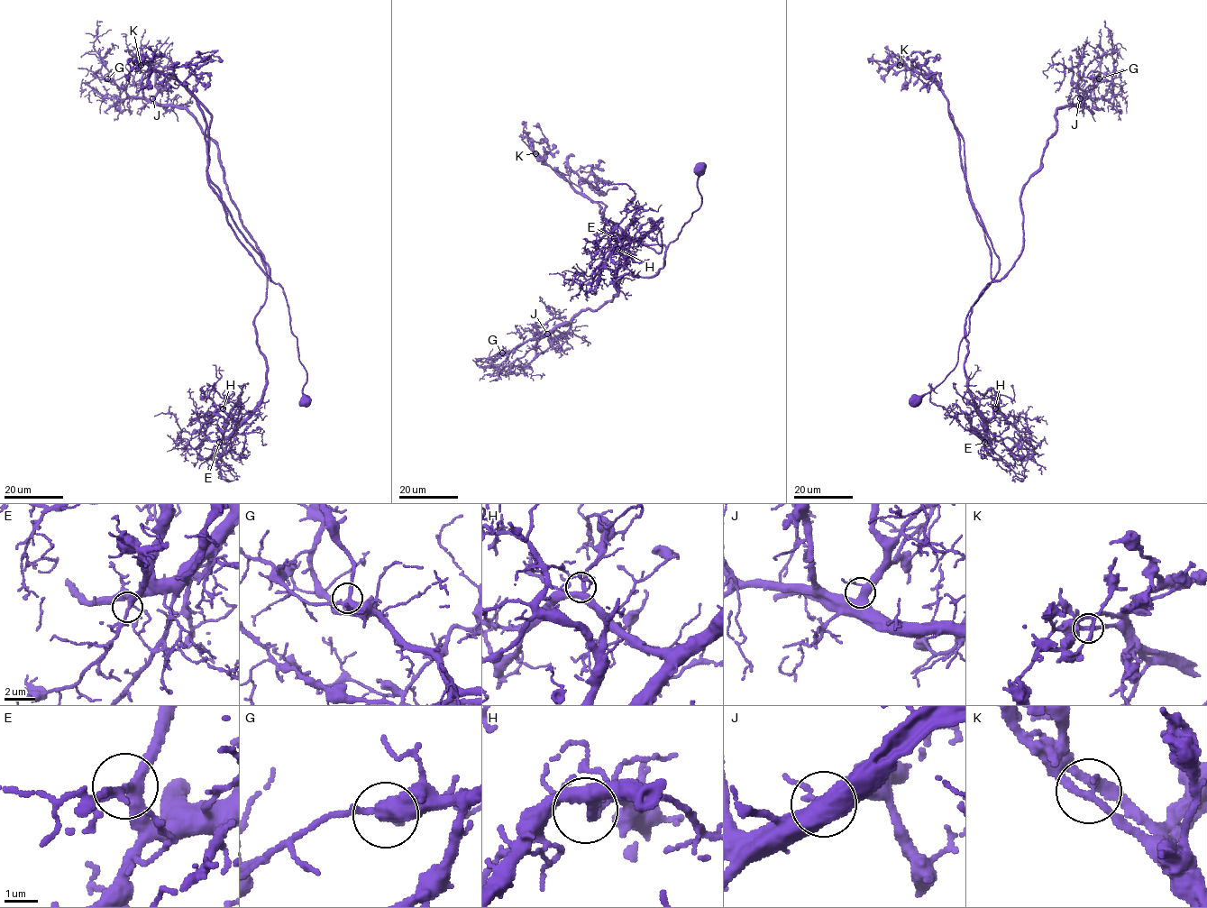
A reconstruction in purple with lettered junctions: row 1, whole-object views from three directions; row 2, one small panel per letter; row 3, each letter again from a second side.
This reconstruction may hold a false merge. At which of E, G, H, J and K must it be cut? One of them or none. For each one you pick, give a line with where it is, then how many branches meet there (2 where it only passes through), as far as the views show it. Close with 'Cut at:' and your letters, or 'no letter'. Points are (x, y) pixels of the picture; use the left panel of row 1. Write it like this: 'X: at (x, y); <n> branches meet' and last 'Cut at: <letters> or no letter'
K: at (141, 65); 3 branches meet
Cut at: K

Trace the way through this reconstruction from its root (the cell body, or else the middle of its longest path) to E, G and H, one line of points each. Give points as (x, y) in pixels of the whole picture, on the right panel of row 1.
E: (915, 400), (955, 365), (972, 305), (993, 281), (976, 213), (999, 258), (964, 320), (964, 372), (984, 442)
G: (915, 400), (955, 367), (972, 305), (1022, 249), (1020, 193), (1056, 131), (1056, 112), (1087, 96), (1099, 78)
H: (915, 400), (955, 365), (993, 281), (976, 213), (999, 270), (965, 318), (964, 372), (976, 410), (995, 408)

